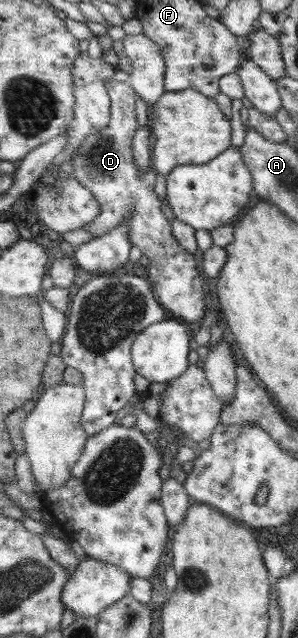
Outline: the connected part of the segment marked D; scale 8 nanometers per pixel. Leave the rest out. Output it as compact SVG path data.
M110 78L108 81L108 92L111 97L111 120L101 131L86 138L84 145L75 153L72 160L72 175L92 191L96 201L101 204L100 215L84 227L93 234L93 238L99 238L118 227L118 224L126 222L129 225L130 241L137 246L150 261L148 281L154 285L154 293L158 296L162 305L166 306L172 313L173 318L187 320L194 326L198 324L198 319L204 315L204 301L202 301L202 279L196 271L196 261L194 255L188 253L180 242L176 239L172 231L171 222L162 213L162 199L154 193L154 183L156 175L154 171L146 173L137 165L133 152L133 141L139 130L138 119L136 119L136 101L138 101L137 90L128 81L120 82Z

